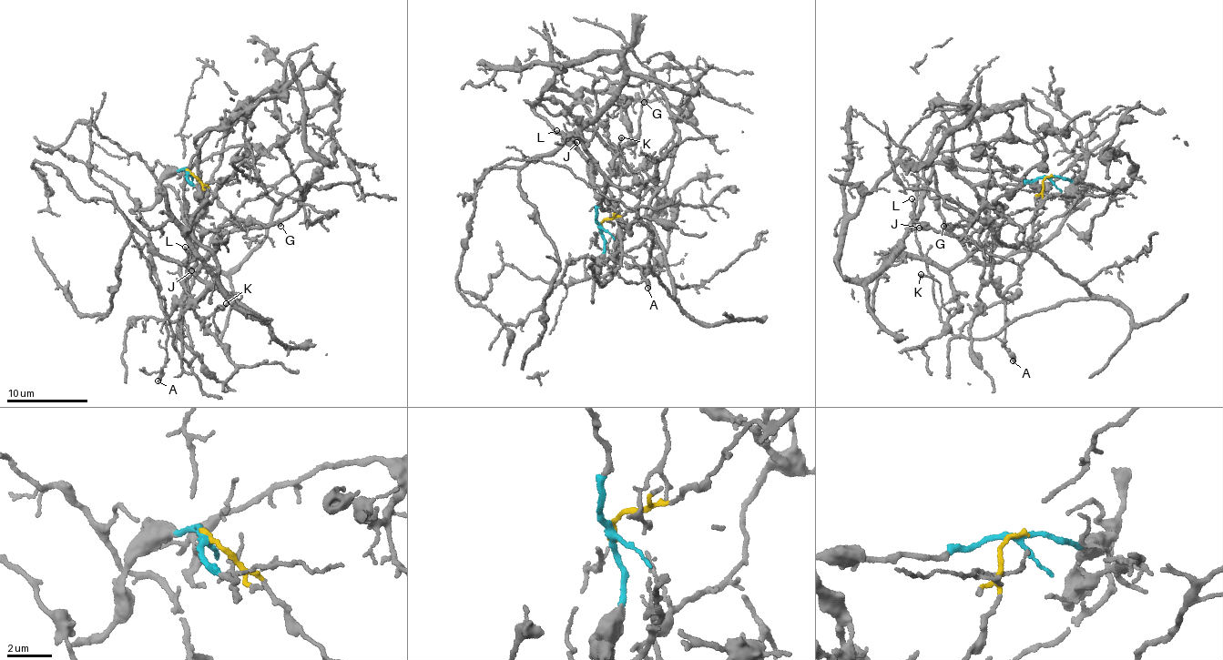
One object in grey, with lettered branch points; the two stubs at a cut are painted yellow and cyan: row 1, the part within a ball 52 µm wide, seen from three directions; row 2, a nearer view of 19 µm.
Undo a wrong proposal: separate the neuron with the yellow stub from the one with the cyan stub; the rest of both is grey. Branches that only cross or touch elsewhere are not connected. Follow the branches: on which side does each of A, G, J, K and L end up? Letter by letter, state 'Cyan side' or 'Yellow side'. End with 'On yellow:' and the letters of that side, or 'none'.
A: Cyan side
G: Cyan side
J: Cyan side
K: Cyan side
L: Cyan side
On yellow: none

